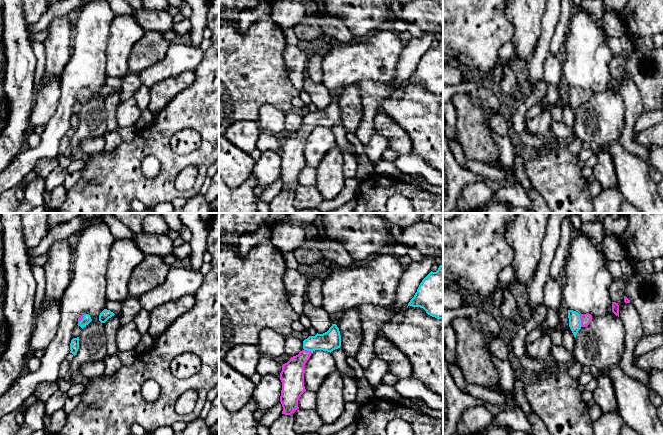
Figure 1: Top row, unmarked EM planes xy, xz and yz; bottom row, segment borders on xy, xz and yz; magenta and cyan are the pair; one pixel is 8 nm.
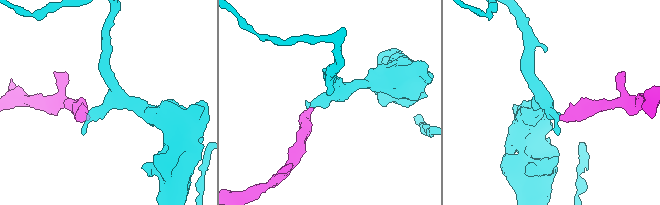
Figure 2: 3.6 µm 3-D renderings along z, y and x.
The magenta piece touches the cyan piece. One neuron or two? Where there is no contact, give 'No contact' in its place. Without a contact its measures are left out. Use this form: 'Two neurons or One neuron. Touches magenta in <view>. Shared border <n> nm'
One neuron. Touches magenta in yz. Shared border 100 nm

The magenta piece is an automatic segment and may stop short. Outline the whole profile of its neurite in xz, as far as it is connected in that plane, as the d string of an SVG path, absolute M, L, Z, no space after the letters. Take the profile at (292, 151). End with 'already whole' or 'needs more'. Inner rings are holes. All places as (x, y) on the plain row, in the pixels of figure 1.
M336 100L323 110L309 112L303 117L303 126L298 131L282 141L280 156L282 166L280 178L283 183L282 190L291 191L298 186L298 176L306 167L304 162L304 141L315 126L332 128L341 123L341 111Z; needs more

